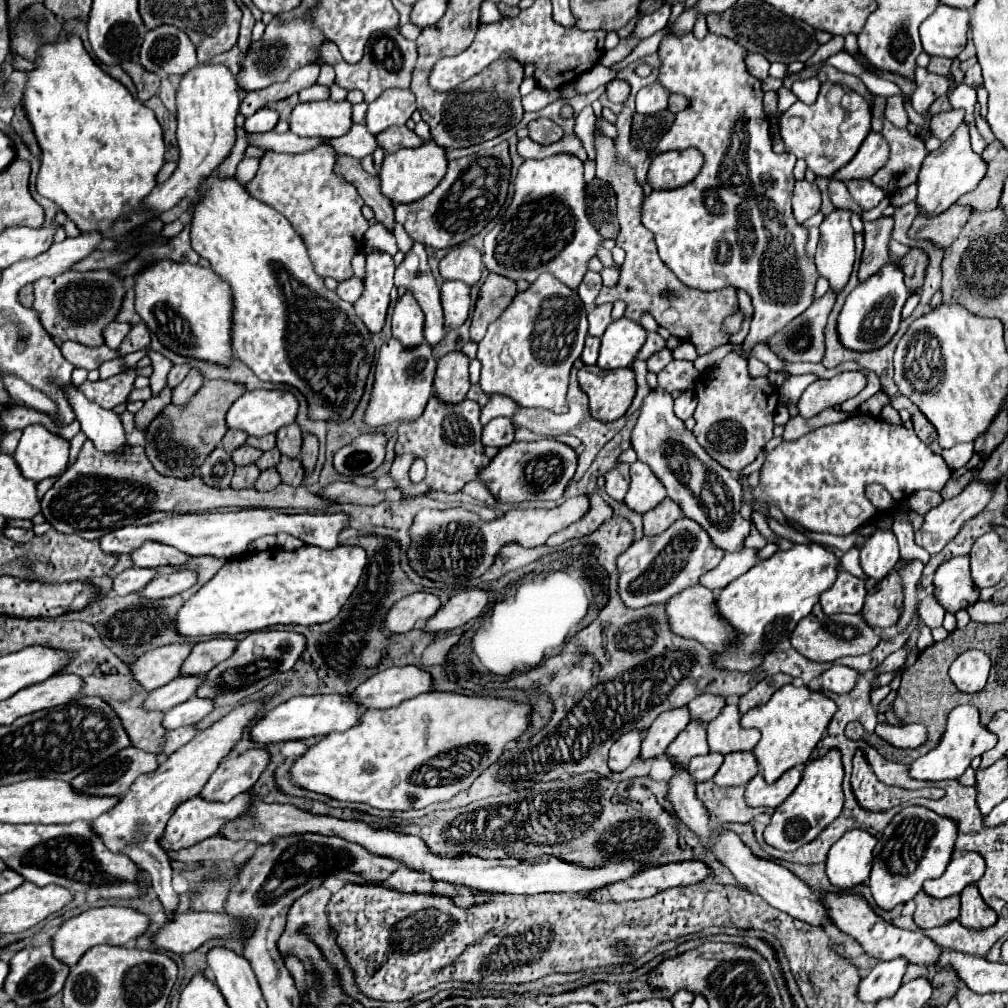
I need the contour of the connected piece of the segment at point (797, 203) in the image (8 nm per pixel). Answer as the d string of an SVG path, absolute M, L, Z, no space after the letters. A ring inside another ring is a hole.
M796 181L792 195L792 211L798 223L804 223L808 217L820 211L820 191L816 185L804 181Z

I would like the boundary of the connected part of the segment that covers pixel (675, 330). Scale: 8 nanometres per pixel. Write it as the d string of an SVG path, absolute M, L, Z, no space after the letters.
M593 131L593 144L596 150L596 175L604 181L608 181L612 185L612 189L616 191L618 197L618 223L620 223L620 235L616 239L616 245L622 247L626 251L626 259L622 265L622 273L620 273L620 281L616 287L602 287L596 305L600 303L614 303L614 301L624 301L626 303L626 311L624 317L628 317L630 321L638 321L642 311L650 311L656 319L658 325L666 327L672 335L676 335L682 341L690 341L696 345L698 355L706 355L712 349L716 349L718 345L726 343L728 339L720 339L720 319L724 319L724 315L728 315L728 311L732 311L732 307L736 307L738 299L736 299L736 289L734 287L724 287L724 289L716 289L716 291L700 291L700 289L692 289L684 283L680 283L680 279L676 279L676 275L672 275L672 271L662 263L662 259L658 257L656 251L656 243L654 243L654 235L652 231L648 231L642 223L642 203L644 203L644 193L642 187L636 183L632 169L628 165L616 165L616 150L614 149L613 140L604 134L596 134Z

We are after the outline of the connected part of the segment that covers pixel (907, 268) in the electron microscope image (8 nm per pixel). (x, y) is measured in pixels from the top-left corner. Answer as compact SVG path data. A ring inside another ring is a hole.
M910 249L910 253L902 259L898 259L900 267L904 267L904 275L906 275L906 283L910 287L910 291L918 291L924 283L924 275L926 275L926 267L928 267L928 255L922 249Z

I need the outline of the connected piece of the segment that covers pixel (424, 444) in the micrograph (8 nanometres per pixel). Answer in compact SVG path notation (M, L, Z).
M432 395L424 415L416 419L416 423L408 423L408 429L398 427L398 441L396 441L396 455L412 453L426 461L426 477L424 483L430 489L456 493L464 487L464 483L476 479L480 467L486 467L490 461L484 455L484 447L480 443L480 405L476 401L464 399L462 403L444 403L438 395Z

